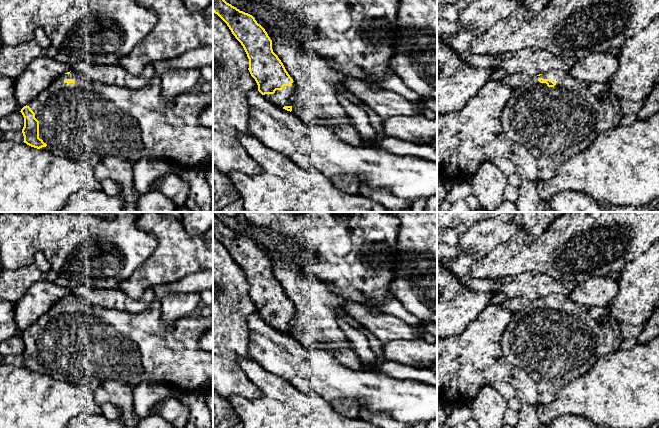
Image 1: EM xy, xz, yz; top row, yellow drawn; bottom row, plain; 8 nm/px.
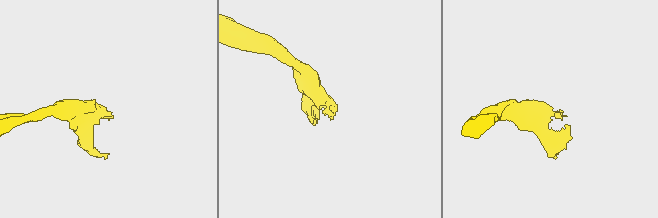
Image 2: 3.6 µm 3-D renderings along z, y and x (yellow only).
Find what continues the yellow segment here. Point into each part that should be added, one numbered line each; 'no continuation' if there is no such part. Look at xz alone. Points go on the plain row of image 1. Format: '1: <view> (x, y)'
1: xz (281, 322)

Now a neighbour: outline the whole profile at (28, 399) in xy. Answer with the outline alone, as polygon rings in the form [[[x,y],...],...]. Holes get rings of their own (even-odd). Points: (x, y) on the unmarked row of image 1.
[[[0,366],[0,428],[66,428],[73,418],[84,413],[101,413],[86,387],[58,381],[24,366]]]

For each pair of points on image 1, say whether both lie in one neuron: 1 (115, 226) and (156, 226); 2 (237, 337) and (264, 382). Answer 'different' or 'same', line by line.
1: different
2: different

